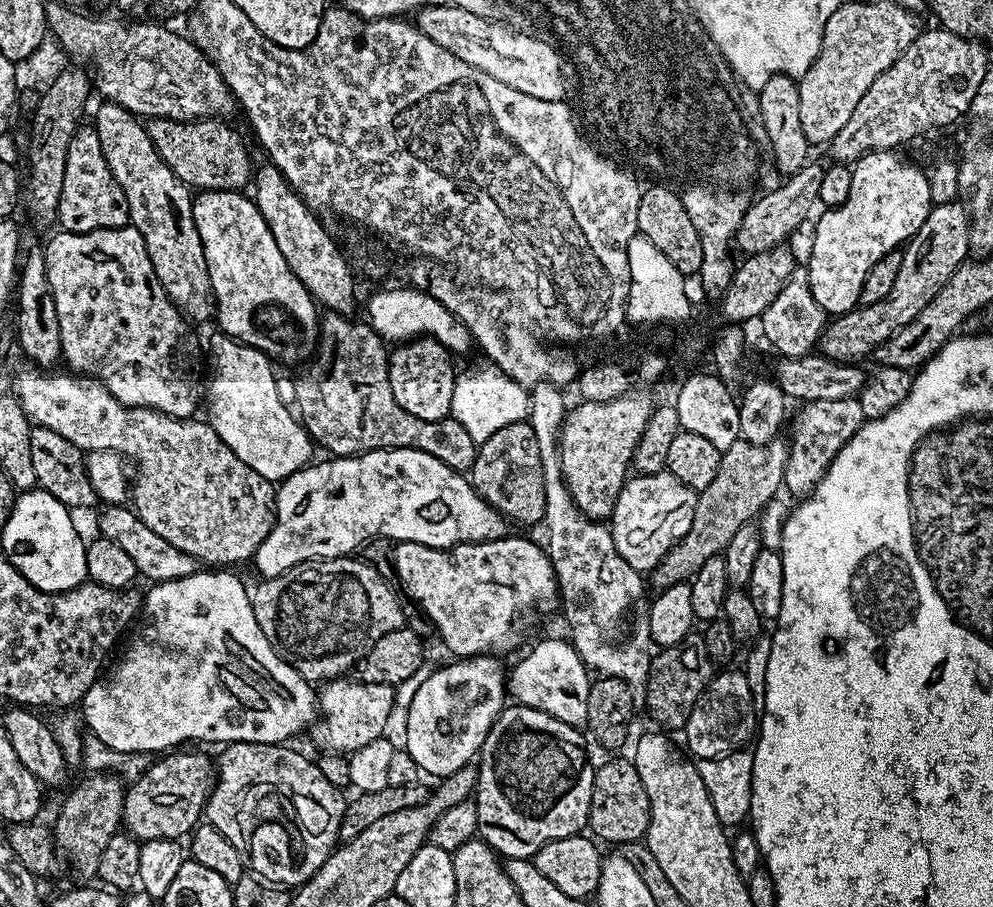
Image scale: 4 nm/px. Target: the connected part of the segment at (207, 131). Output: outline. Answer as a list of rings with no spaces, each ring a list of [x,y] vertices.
[[[220,118],[186,121],[149,119],[146,127],[150,142],[154,142],[166,166],[178,174],[183,184],[193,190],[235,192],[247,189],[247,184],[249,187],[254,176],[254,163],[248,157],[243,138],[226,123]]]

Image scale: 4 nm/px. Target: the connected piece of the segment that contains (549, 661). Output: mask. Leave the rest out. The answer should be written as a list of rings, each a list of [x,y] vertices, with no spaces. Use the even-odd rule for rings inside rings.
[[[546,638],[540,641],[512,670],[506,678],[509,695],[517,703],[542,710],[551,717],[566,722],[571,728],[587,725],[587,701],[592,678],[571,641]]]

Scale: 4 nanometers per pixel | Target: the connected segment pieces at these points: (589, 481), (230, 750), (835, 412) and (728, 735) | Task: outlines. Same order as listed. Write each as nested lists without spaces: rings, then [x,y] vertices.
[[[633,390],[610,402],[577,403],[577,408],[565,415],[564,425],[560,427],[560,469],[564,484],[580,511],[594,520],[611,517],[614,502],[630,475],[632,455],[654,407],[654,400],[642,393]]]
[[[241,740],[223,745],[221,752],[224,753],[215,765],[215,783],[206,807],[207,823],[213,824],[234,846],[234,850],[238,850],[247,871],[273,886],[297,883],[288,863],[301,864],[301,881],[310,880],[326,863],[341,839],[340,827],[346,807],[345,793],[326,782],[319,763],[315,759],[307,760],[302,753],[288,747],[292,746],[247,744]]]
[[[855,396],[838,398],[831,402],[810,402],[801,409],[792,424],[782,485],[795,498],[811,496],[842,446],[846,446],[846,442],[850,442],[850,438],[854,438],[854,434],[866,423],[862,406]]]
[[[717,671],[704,688],[698,702],[694,702],[694,710],[690,710],[690,718],[682,729],[682,735],[688,739],[687,751],[696,760],[709,760],[739,752],[757,731],[758,709],[750,694],[750,682],[746,682],[743,671],[734,671]]]

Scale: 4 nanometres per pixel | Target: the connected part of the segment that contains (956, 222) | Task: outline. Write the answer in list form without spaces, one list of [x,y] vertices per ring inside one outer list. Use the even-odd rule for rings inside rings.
[[[953,202],[933,206],[928,211],[926,222],[922,222],[920,229],[903,249],[902,270],[898,270],[898,279],[894,282],[887,300],[877,304],[857,306],[850,312],[829,319],[824,325],[824,333],[820,336],[819,355],[837,360],[840,364],[856,364],[863,356],[871,357],[876,349],[881,348],[899,328],[911,322],[920,313],[922,306],[930,306],[930,298],[934,298],[934,294],[938,294],[938,290],[942,290],[942,286],[950,282],[950,274],[954,274],[954,270],[958,270],[958,266],[969,259],[969,242],[968,211],[965,210],[963,203]]]

